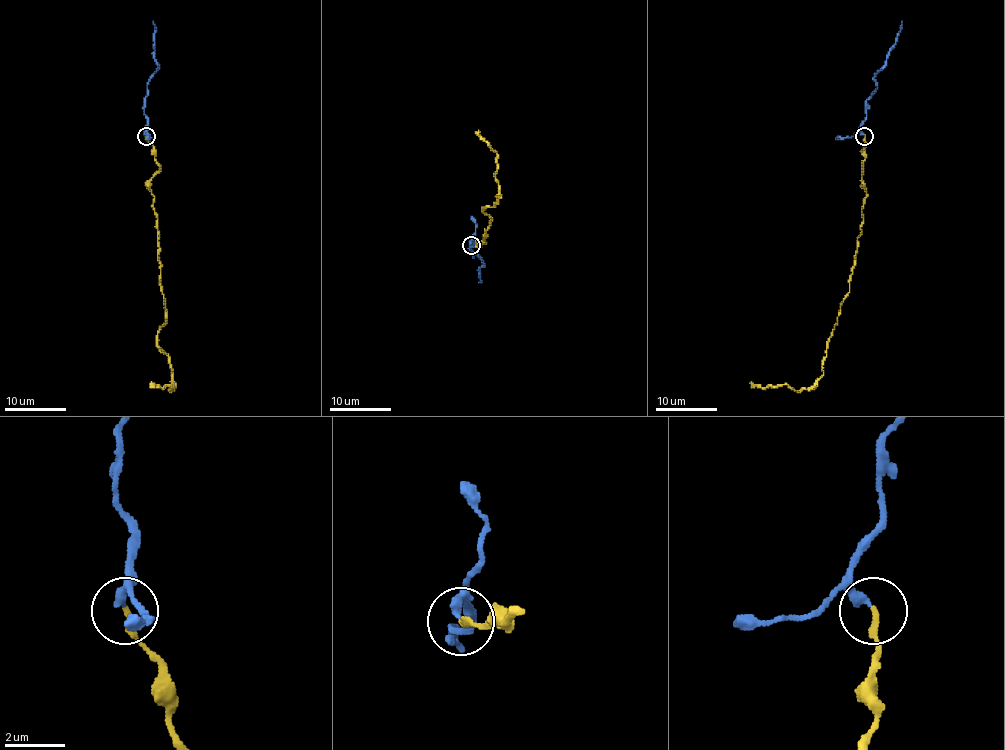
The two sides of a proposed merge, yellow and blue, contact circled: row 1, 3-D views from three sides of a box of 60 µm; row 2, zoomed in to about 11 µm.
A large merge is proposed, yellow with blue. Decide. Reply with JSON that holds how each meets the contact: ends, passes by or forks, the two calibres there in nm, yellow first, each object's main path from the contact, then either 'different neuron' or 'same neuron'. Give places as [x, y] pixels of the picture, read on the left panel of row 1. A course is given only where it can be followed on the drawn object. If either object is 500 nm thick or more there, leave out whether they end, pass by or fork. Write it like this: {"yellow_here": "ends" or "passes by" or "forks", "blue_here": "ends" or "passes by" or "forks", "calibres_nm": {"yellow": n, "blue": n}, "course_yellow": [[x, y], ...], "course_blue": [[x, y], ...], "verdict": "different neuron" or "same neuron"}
{"yellow_here": "ends", "blue_here": "ends", "calibres_nm": {"yellow": 200, "blue": 300}, "course_yellow": [[145, 136], [159, 167], [150, 190], [165, 306], [157, 343], [170, 360], [173, 389], [153, 383]], "course_blue": [[145, 134], [144, 99], [150, 76], [157, 67], [153, 21]], "verdict": "same neuron"}

